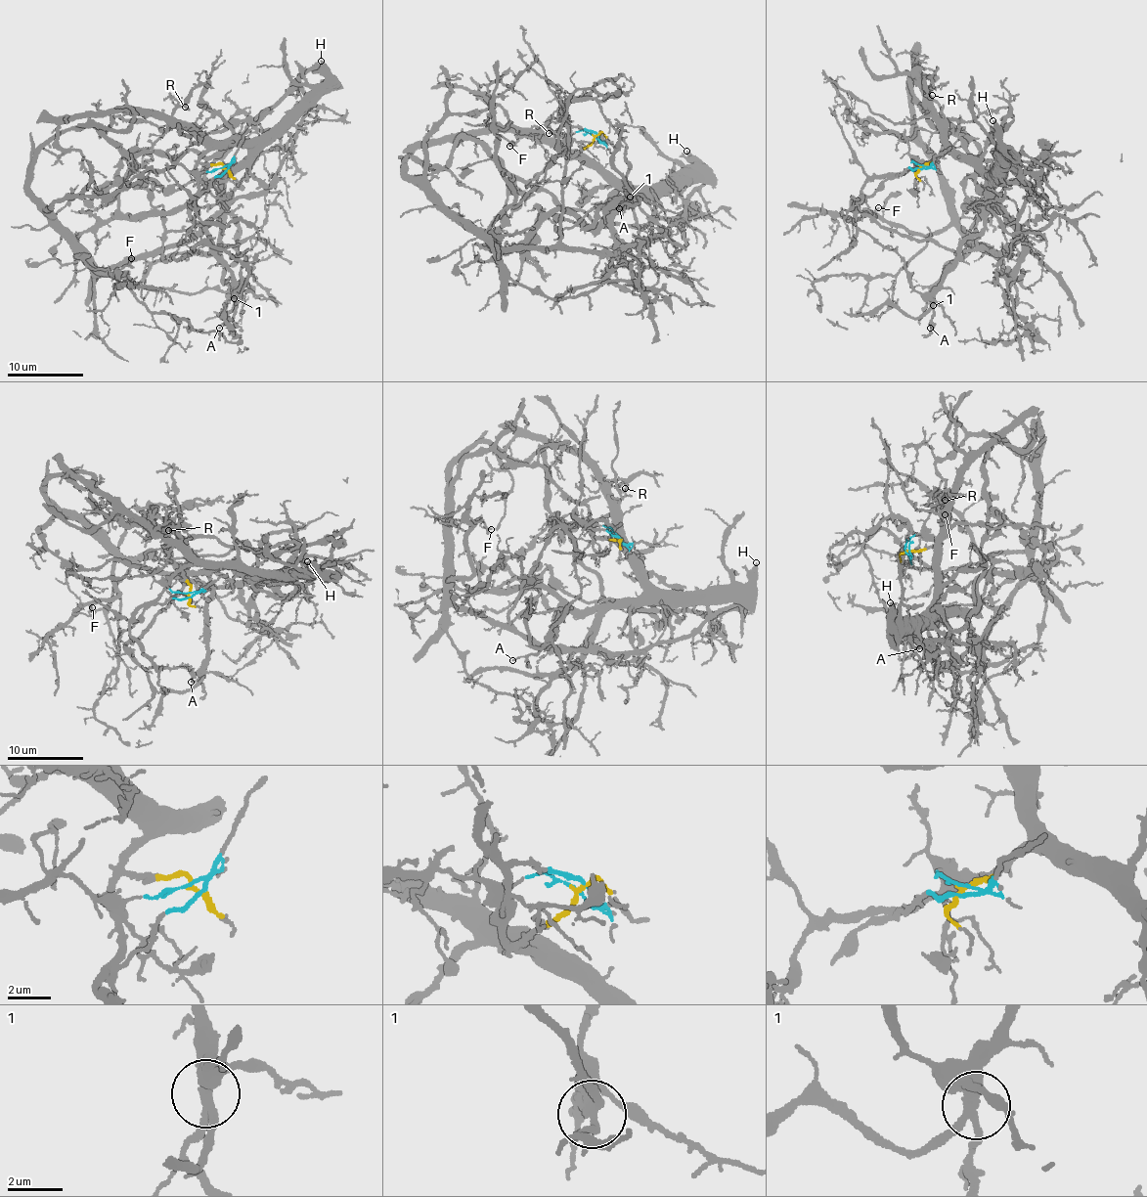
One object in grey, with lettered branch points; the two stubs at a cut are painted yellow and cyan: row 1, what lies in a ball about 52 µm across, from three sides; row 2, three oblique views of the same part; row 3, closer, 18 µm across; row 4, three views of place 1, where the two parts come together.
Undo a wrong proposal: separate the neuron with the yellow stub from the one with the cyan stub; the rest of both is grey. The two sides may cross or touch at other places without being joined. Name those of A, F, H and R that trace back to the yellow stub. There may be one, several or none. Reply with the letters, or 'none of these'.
A, H, R

